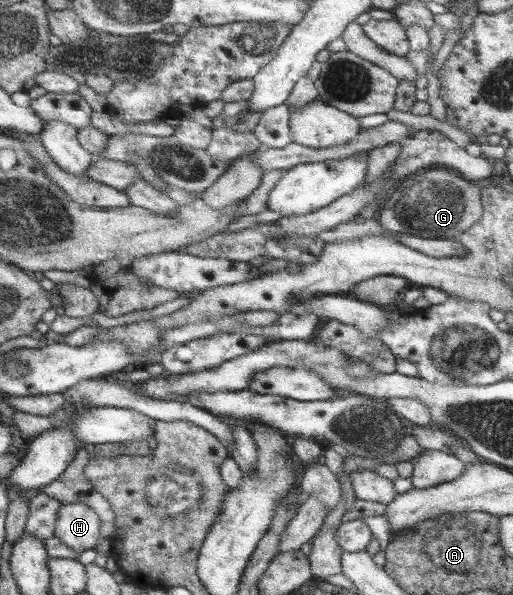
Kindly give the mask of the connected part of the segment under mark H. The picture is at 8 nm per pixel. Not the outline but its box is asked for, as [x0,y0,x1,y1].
[53,502,100,553]

